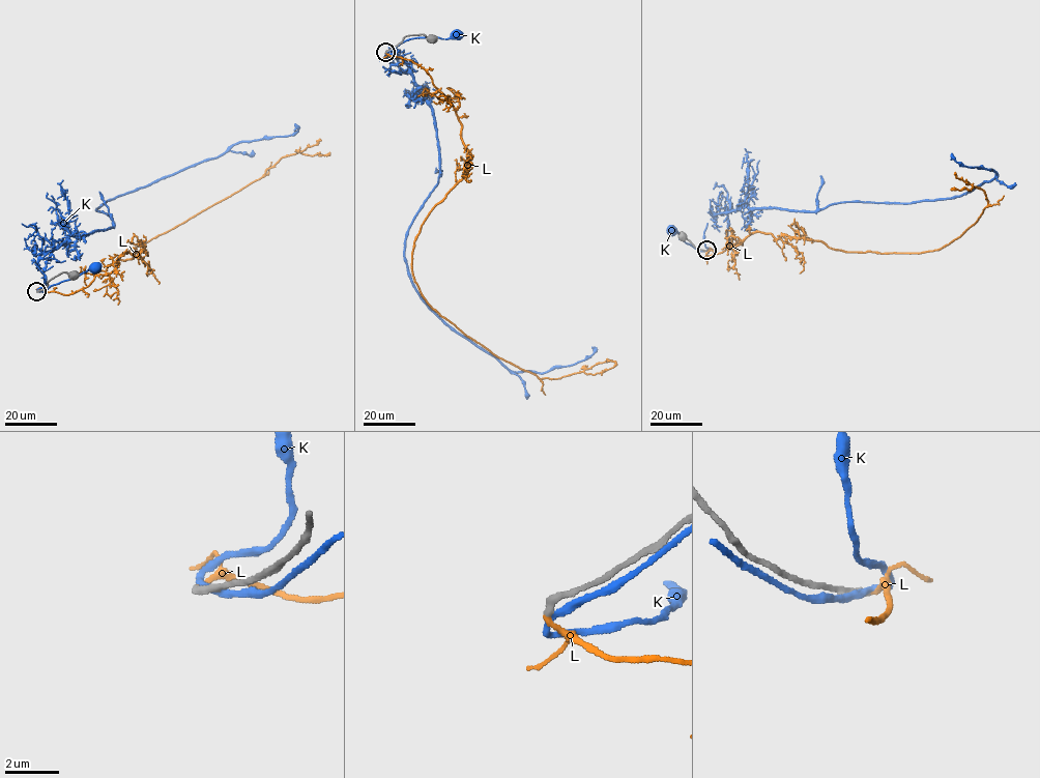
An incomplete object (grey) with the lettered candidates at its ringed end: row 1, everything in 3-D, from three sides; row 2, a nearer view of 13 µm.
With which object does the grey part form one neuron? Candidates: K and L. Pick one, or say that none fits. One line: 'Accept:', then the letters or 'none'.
Accept: L

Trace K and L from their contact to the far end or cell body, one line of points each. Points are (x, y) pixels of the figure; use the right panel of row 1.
K: (705, 250), (699, 251), (680, 239), (677, 232), (671, 232)
L: (706, 250), (706, 258), (756, 231), (844, 252), (939, 250), (987, 204), (981, 189), (951, 189)

